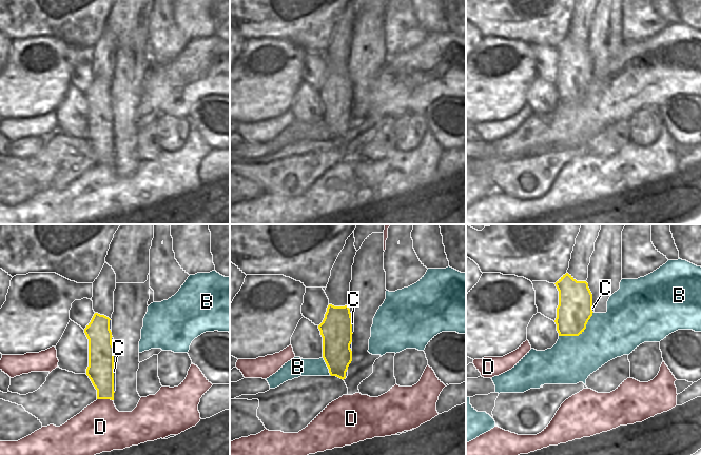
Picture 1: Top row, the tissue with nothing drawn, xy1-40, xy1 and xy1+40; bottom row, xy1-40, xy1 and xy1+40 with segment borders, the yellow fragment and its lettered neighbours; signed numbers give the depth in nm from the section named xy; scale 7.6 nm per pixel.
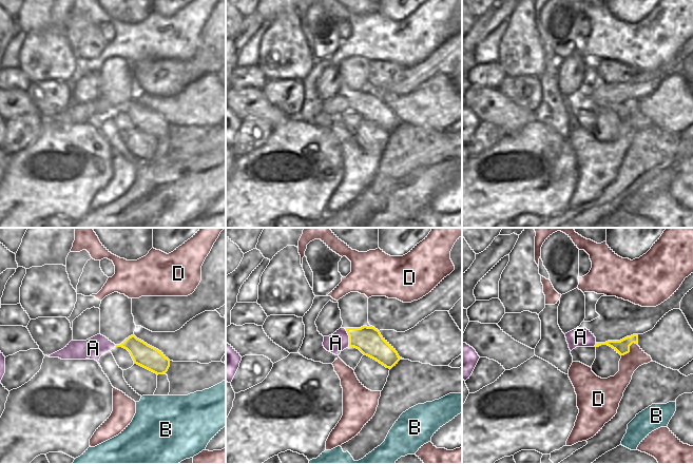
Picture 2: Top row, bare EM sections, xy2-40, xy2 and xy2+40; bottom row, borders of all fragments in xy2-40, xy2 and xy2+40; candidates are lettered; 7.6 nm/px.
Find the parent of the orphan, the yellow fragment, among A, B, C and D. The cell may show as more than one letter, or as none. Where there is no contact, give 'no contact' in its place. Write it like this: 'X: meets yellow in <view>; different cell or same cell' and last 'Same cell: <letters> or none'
A: meets yellow in xy2; different cell
B: meets yellow in xy1+40; different cell
C: meets yellow in xy1-40; same cell
D: meets yellow in xy2+40; different cell
Same cell: C

